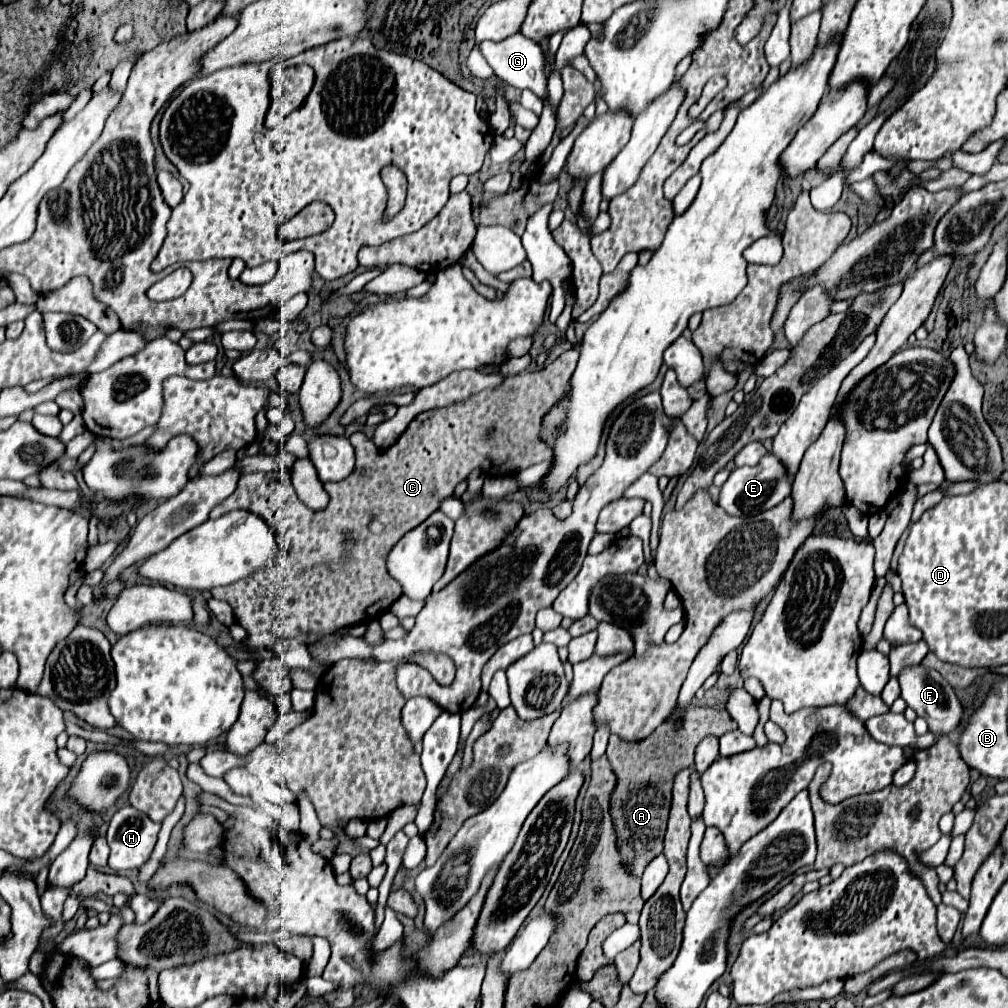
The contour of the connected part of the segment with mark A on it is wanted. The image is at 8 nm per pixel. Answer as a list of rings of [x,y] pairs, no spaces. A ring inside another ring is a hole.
[[[689,703],[683,711],[681,725],[669,717],[651,737],[643,741],[625,741],[617,735],[609,737],[607,757],[617,773],[617,787],[611,797],[611,817],[615,823],[619,851],[623,863],[631,863],[631,873],[641,875],[643,867],[663,851],[663,835],[671,809],[671,789],[675,775],[693,763],[695,747],[701,739],[715,735],[721,737],[737,729],[737,723],[725,709],[695,707]]]

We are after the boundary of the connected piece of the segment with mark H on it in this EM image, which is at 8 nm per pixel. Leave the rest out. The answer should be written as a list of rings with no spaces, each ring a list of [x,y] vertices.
[[[131,805],[119,809],[107,829],[107,845],[111,847],[109,867],[113,871],[139,869],[149,859],[159,829],[161,823],[151,821]]]

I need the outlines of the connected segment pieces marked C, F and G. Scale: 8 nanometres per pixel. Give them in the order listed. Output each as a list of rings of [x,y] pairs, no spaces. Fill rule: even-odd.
[[[569,349],[561,353],[555,361],[549,361],[539,371],[525,371],[513,377],[505,377],[501,385],[485,389],[461,403],[419,413],[407,425],[397,443],[385,451],[379,451],[373,439],[365,437],[363,433],[351,435],[349,441],[355,447],[357,465],[345,481],[324,484],[330,500],[323,511],[313,511],[299,501],[291,485],[289,471],[241,475],[237,491],[229,499],[219,503],[211,511],[209,519],[217,519],[233,509],[245,509],[259,515],[275,531],[277,539],[289,539],[287,569],[279,565],[271,569],[259,569],[249,577],[235,581],[227,587],[211,589],[211,595],[215,599],[227,601],[233,607],[235,617],[247,629],[249,639],[245,641],[245,645],[251,649],[269,649],[277,639],[283,637],[297,637],[305,641],[307,633],[329,633],[345,625],[371,623],[375,617],[379,619],[383,613],[387,613],[393,601],[401,595],[399,583],[395,583],[383,567],[387,551],[391,551],[391,547],[405,533],[421,525],[433,511],[437,511],[441,501],[453,493],[457,483],[467,479],[467,475],[477,467],[489,475],[509,475],[515,471],[523,471],[535,463],[541,463],[545,459],[551,459],[553,449],[541,435],[543,417],[551,411],[551,407],[555,407],[555,403],[559,403],[563,397],[571,393],[569,381],[575,371],[577,359],[579,351]],[[345,535],[347,539],[351,535],[351,539],[355,541],[351,549],[341,547]]]
[[[911,665],[899,673],[899,683],[901,683],[901,697],[919,717],[923,717],[929,723],[931,731],[935,731],[937,735],[949,735],[951,729],[959,725],[963,707],[951,685],[937,671],[927,669],[923,665]]]
[[[515,33],[507,37],[505,41],[493,43],[493,41],[483,41],[481,43],[481,53],[485,55],[487,63],[495,71],[499,79],[503,79],[507,85],[515,89],[529,89],[533,91],[541,101],[547,101],[547,75],[545,75],[545,55],[539,43],[527,39],[521,33]]]

